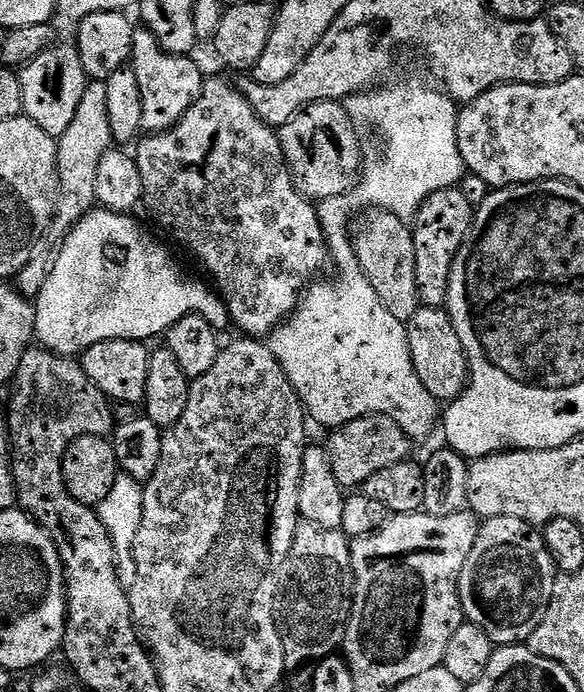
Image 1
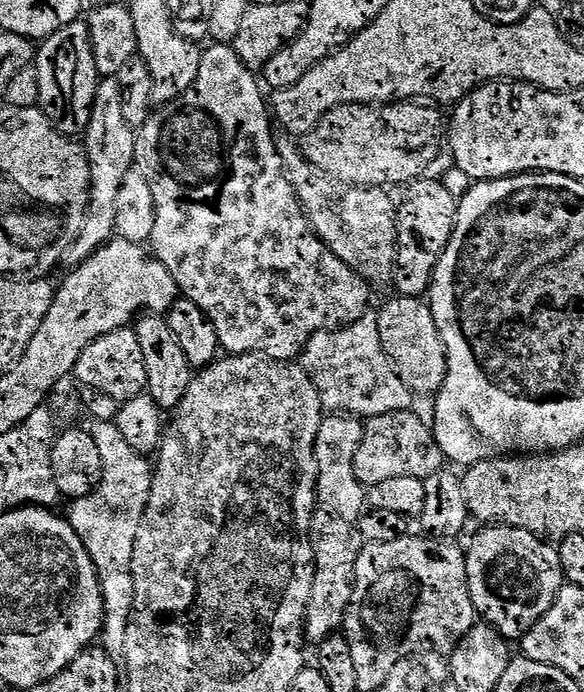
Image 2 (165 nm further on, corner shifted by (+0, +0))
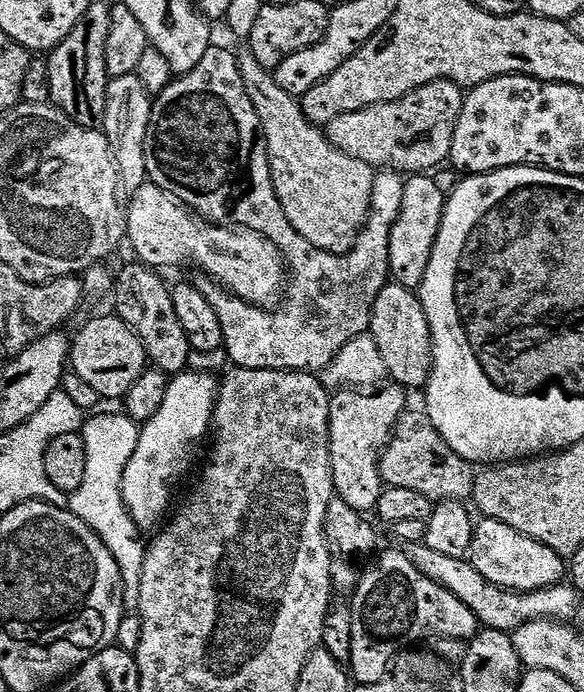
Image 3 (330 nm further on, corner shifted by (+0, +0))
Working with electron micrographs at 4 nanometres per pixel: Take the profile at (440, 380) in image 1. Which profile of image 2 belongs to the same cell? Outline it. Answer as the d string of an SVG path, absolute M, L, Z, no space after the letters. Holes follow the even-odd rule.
M394 296L376 314L383 349L391 359L402 382L415 395L436 395L448 373L448 355L434 320L431 305L421 297Z

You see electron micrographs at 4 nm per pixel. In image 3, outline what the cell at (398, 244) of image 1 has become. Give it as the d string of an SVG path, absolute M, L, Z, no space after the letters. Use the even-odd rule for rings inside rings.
M251 50L239 53L242 82L258 110L262 136L268 146L268 161L274 190L288 224L306 242L323 252L343 254L361 239L368 211L372 208L372 187L377 169L352 158L328 141L325 129L306 118L301 101L278 86L275 75L254 58Z

